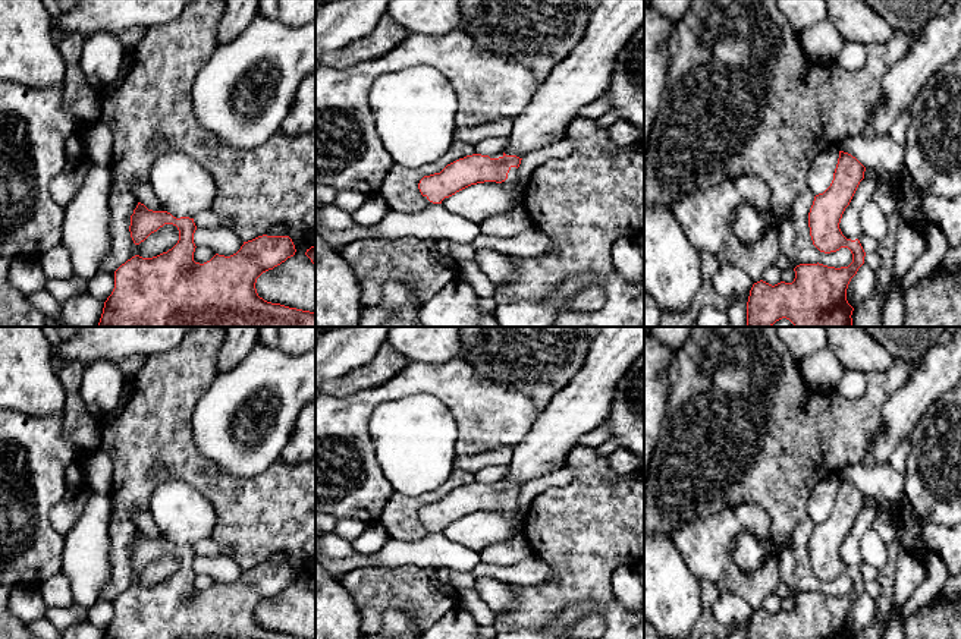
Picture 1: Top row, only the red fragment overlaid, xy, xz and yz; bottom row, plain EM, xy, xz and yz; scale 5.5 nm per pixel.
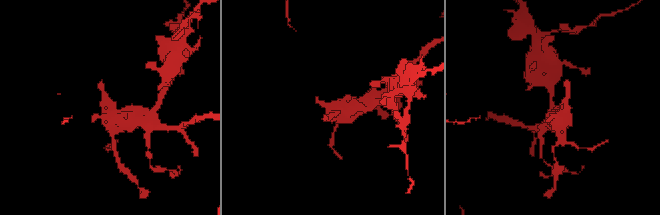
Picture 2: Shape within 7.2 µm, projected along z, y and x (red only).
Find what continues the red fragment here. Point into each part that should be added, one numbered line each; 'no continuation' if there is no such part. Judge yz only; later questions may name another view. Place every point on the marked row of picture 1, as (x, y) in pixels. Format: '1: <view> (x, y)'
no continuation

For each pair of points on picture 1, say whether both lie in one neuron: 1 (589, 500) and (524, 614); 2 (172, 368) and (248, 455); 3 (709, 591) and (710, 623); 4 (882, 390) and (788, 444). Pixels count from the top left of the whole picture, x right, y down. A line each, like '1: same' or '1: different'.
1: same
2: different
3: same
4: same

